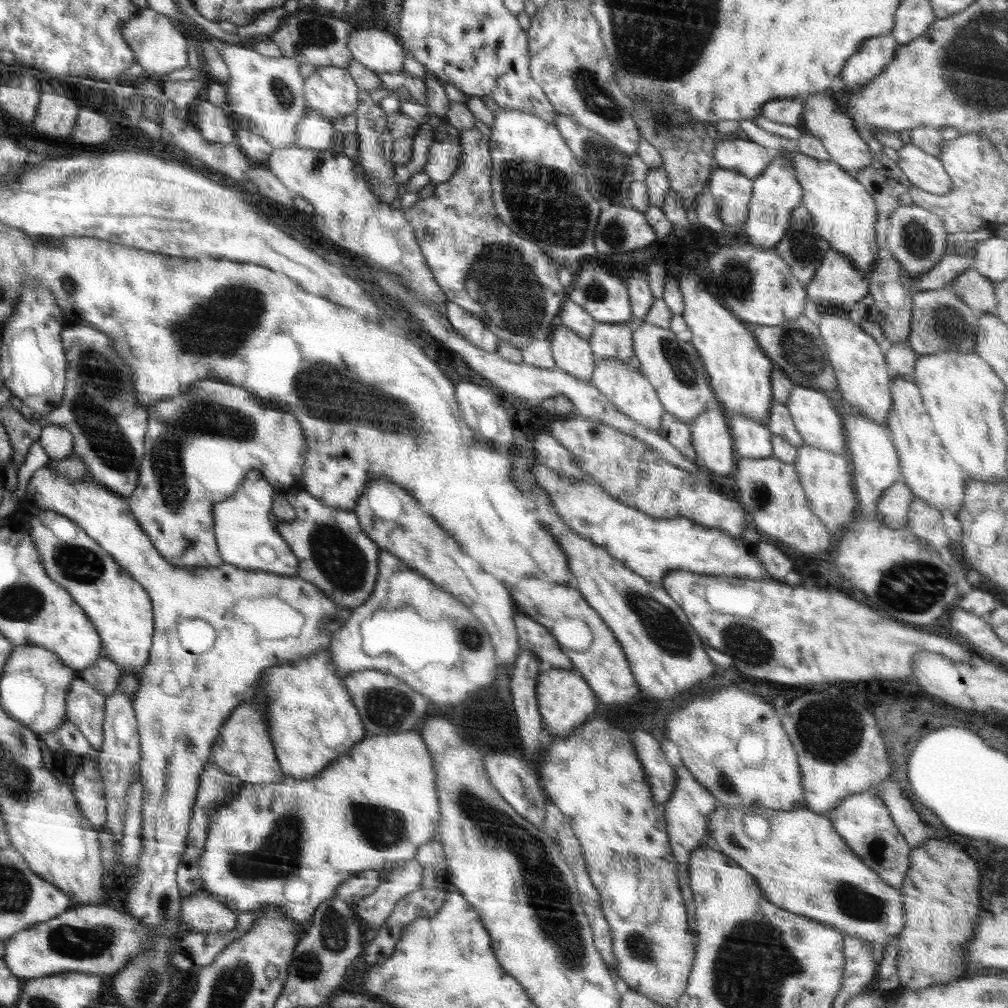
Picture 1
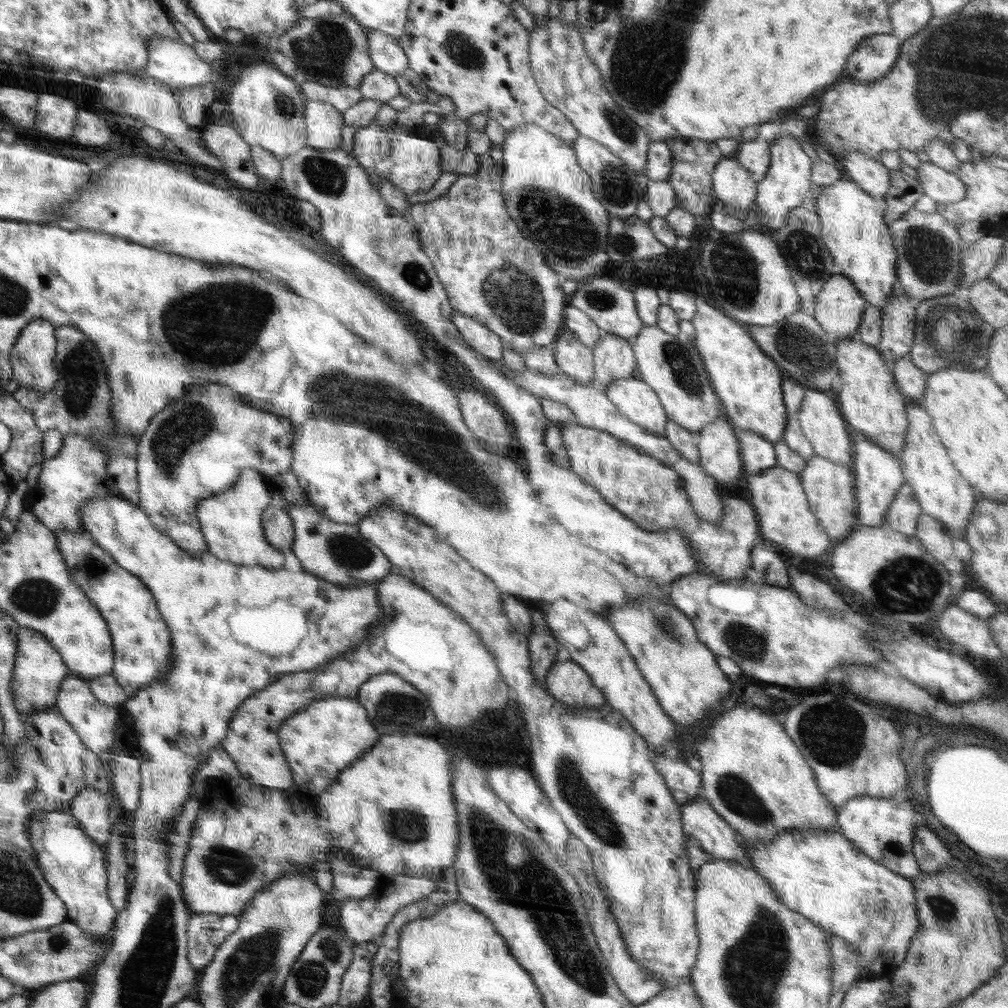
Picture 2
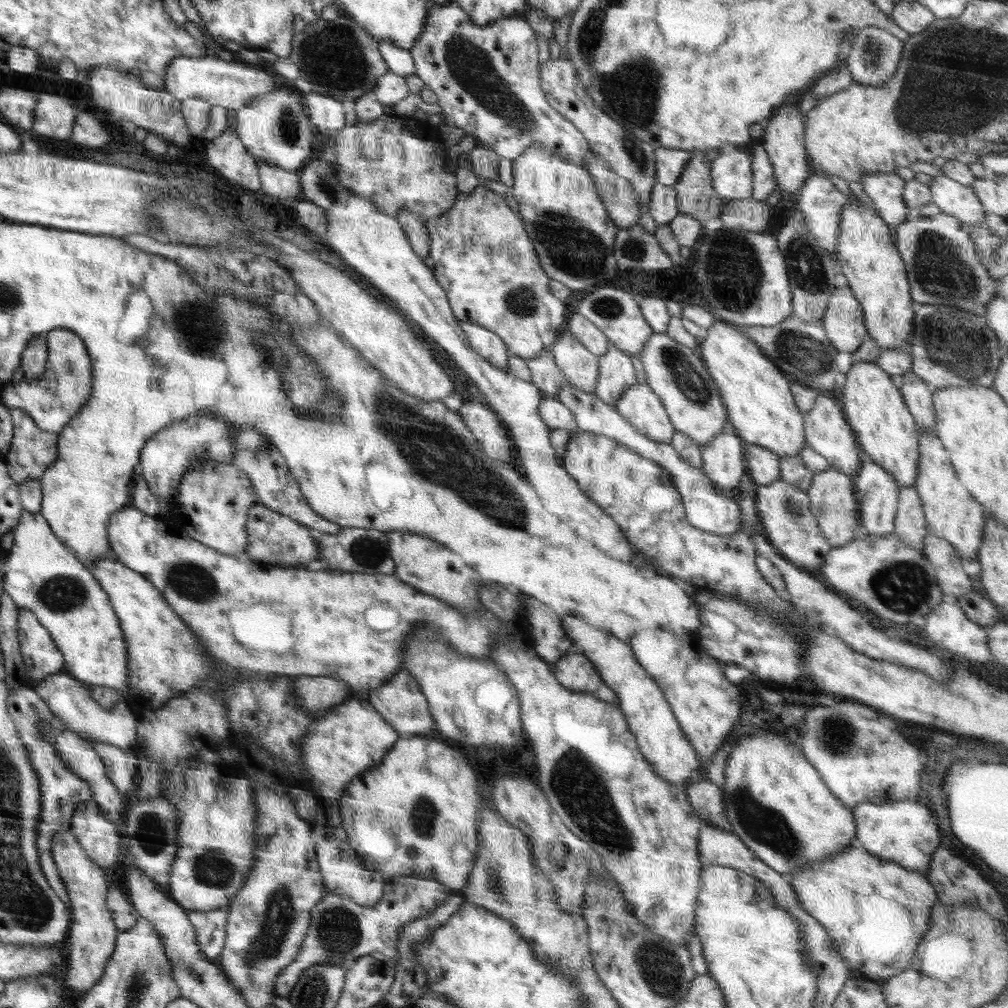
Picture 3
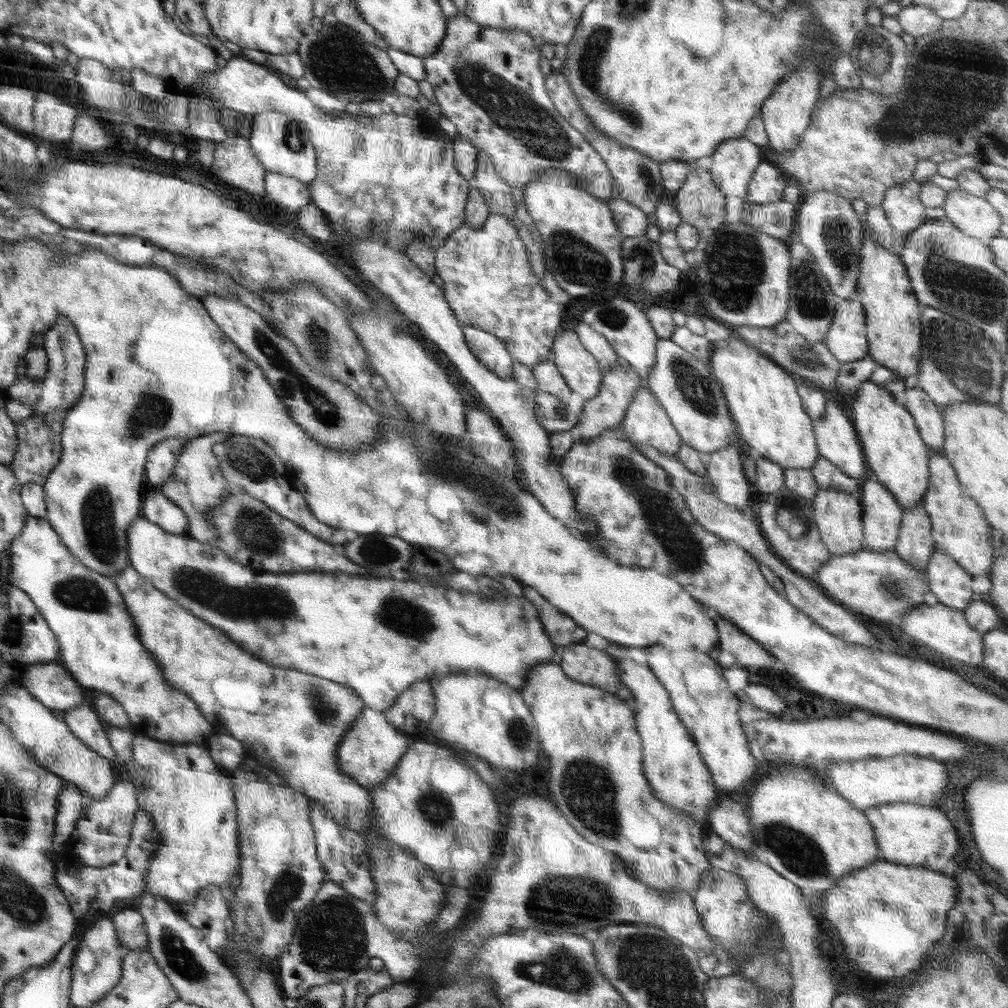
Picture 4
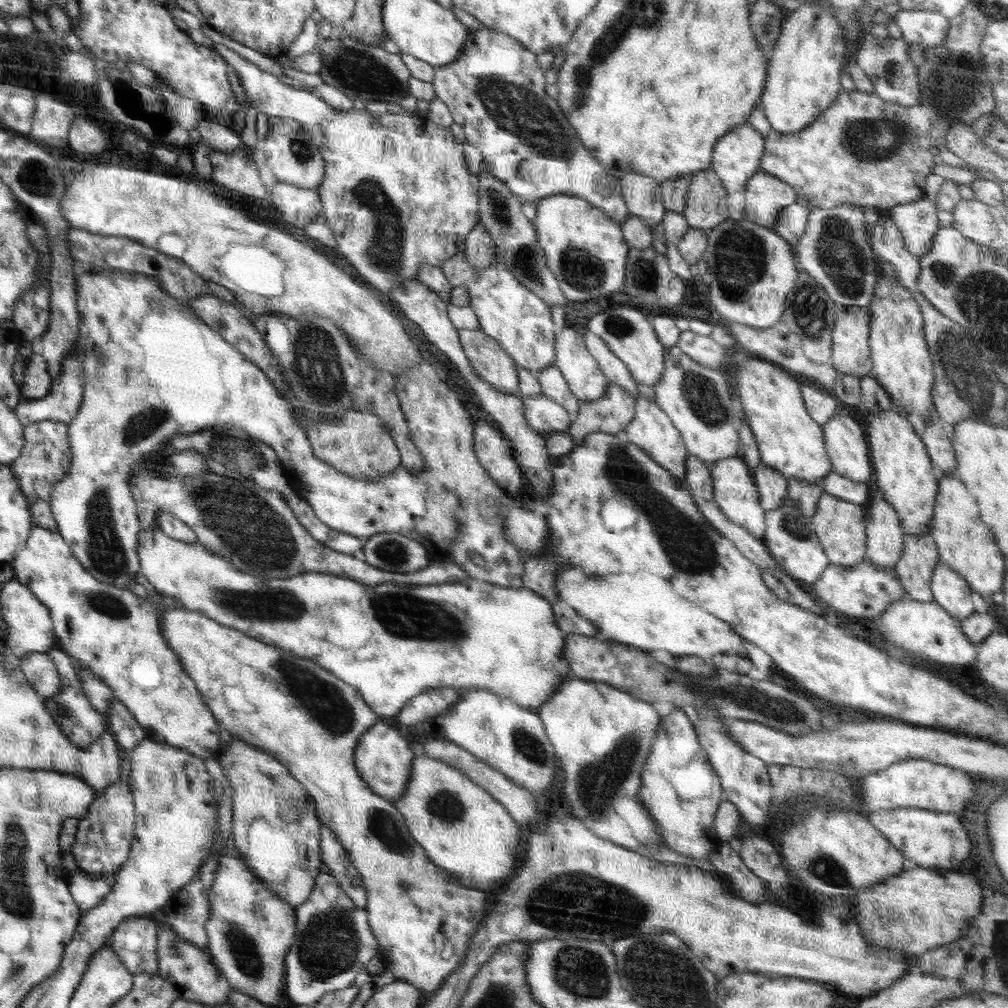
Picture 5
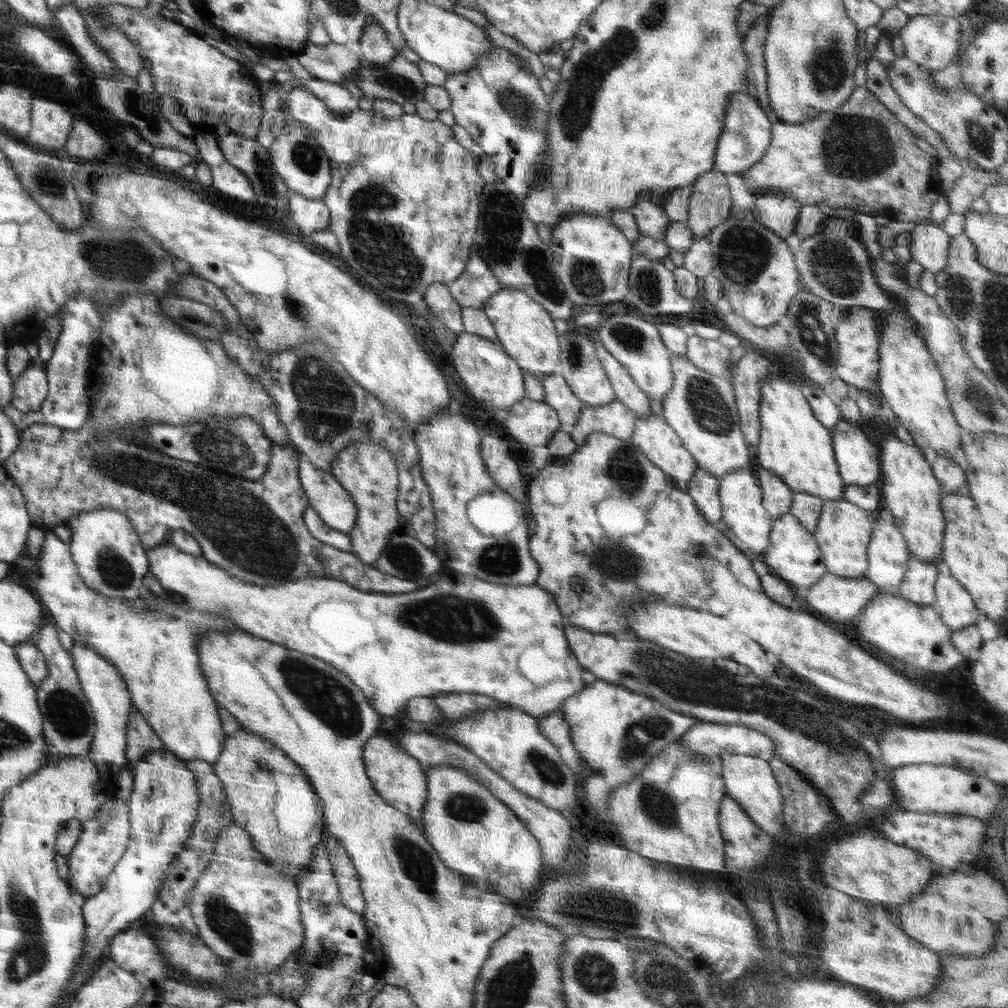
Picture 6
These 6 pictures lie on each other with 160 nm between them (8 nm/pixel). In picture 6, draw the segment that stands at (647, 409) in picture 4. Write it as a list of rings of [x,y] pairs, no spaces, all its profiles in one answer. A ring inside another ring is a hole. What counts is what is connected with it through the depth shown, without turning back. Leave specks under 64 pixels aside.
[[[650,413],[637,418],[634,434],[629,439],[644,457],[654,463],[660,470],[669,474],[674,480],[674,488],[687,491],[693,472],[698,468],[694,458],[684,449],[676,432],[668,426],[663,415]]]

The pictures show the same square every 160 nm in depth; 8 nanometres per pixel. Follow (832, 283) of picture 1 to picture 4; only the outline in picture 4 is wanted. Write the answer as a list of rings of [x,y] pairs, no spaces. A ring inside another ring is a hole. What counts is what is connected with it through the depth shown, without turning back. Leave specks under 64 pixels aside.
[[[857,298],[838,301],[824,344],[839,361],[852,362],[869,354],[865,318]]]

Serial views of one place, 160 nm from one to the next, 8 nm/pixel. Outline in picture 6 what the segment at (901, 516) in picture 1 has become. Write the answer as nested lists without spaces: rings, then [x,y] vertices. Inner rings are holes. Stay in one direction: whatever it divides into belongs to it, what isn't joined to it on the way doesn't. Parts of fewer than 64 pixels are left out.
[[[912,555],[907,565],[906,576],[897,588],[898,596],[921,605],[934,606],[935,582],[942,568]]]

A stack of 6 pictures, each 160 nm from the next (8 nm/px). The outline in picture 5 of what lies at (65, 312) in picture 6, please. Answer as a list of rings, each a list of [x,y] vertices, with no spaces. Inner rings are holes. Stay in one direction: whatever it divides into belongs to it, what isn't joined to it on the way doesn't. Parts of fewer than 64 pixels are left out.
[[[80,342],[63,362],[61,376],[53,381],[52,390],[41,399],[21,399],[13,408],[24,427],[44,420],[69,424],[78,416],[82,406],[83,389],[80,385]]]

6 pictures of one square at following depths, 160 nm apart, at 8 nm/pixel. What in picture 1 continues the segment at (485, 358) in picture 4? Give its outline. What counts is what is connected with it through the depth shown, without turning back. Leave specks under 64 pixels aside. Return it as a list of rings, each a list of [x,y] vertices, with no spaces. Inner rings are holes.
[[[450,301],[446,302],[444,313],[454,330],[468,342],[486,352],[496,352],[499,338],[478,317]]]

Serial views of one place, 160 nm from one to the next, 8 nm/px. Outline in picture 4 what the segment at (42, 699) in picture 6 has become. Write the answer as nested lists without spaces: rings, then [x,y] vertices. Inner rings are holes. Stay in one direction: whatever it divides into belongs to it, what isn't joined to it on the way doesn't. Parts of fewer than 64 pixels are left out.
[[[83,702],[78,708],[64,712],[62,718],[64,718],[70,730],[87,747],[90,747],[90,750],[95,750],[104,758],[109,759],[115,771],[122,766],[122,761],[114,752],[112,743],[108,742],[109,738],[106,738],[104,726],[100,724],[98,716],[94,714],[94,710],[92,710],[92,706],[89,703]]]

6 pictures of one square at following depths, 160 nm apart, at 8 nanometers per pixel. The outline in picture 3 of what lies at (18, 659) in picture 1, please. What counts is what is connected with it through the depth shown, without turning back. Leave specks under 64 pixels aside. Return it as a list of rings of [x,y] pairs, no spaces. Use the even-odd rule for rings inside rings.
[[[18,607],[18,610],[21,654],[31,687],[41,678],[65,671],[65,660],[62,660],[61,650],[58,650],[52,635],[41,625],[37,615],[27,608]]]

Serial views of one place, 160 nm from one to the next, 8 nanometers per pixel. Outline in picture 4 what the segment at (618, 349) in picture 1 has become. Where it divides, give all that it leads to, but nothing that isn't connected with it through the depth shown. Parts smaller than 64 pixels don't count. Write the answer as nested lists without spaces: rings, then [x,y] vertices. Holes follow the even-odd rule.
[[[616,364],[608,370],[603,371],[601,389],[594,398],[585,401],[582,414],[578,418],[580,429],[580,440],[590,440],[607,434],[614,426],[621,424],[626,416],[628,406],[632,402],[637,389],[642,385],[643,380],[632,367],[623,367]]]

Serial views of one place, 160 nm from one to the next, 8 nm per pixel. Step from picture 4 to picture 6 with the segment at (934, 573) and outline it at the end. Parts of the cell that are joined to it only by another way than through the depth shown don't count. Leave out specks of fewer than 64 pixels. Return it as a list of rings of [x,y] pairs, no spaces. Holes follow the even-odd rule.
[[[944,569],[940,571],[935,582],[934,607],[951,631],[976,622],[978,608],[972,595]]]

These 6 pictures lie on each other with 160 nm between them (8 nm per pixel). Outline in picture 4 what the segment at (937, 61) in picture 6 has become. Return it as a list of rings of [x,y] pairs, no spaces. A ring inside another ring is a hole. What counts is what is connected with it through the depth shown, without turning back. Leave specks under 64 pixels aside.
[[[911,5],[902,8],[895,16],[904,32],[913,37],[921,37],[936,32],[943,23],[943,18],[930,8],[920,5]]]

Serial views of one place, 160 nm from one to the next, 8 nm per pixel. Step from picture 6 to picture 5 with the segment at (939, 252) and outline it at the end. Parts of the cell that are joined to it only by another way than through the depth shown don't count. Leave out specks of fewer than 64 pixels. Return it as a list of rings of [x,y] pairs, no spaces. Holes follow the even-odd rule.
[[[927,195],[911,203],[898,203],[887,213],[891,222],[900,229],[908,252],[920,258],[930,250],[933,236],[941,226],[935,204]]]

